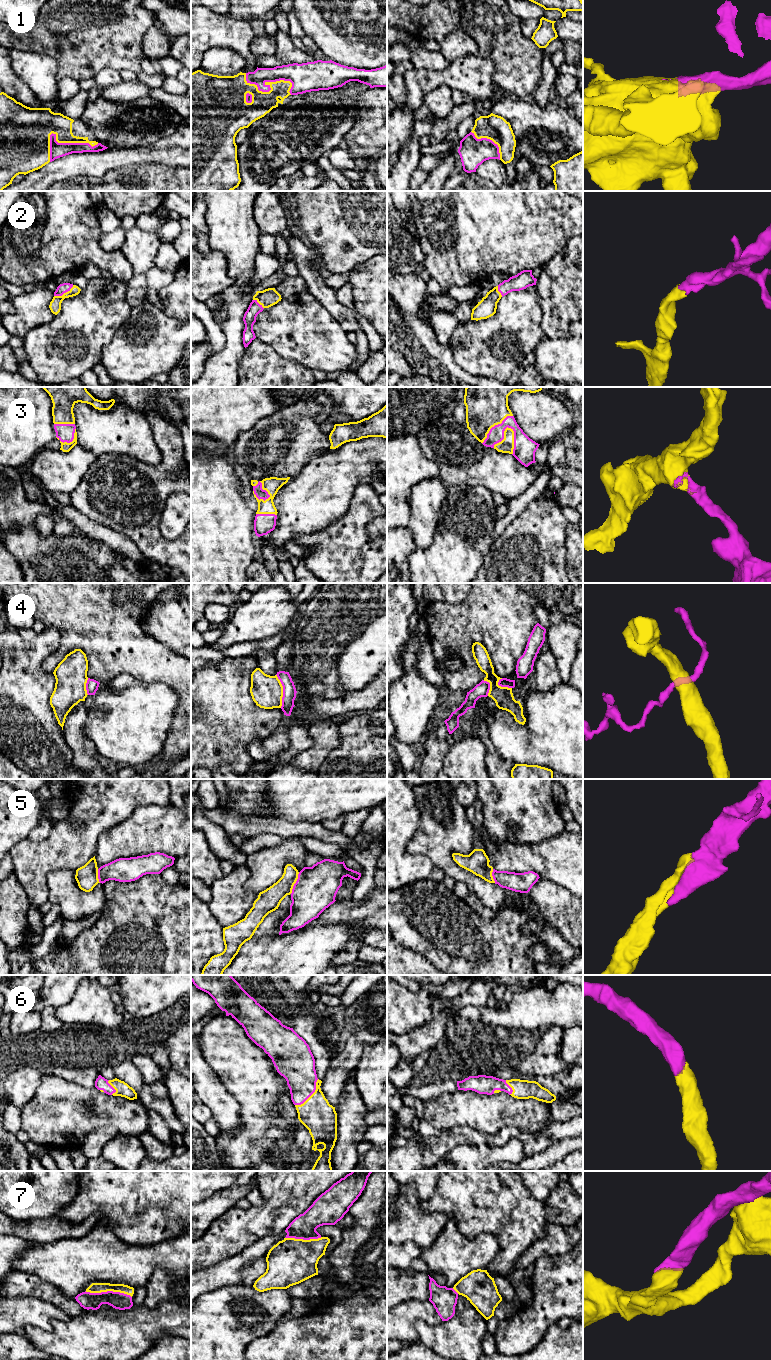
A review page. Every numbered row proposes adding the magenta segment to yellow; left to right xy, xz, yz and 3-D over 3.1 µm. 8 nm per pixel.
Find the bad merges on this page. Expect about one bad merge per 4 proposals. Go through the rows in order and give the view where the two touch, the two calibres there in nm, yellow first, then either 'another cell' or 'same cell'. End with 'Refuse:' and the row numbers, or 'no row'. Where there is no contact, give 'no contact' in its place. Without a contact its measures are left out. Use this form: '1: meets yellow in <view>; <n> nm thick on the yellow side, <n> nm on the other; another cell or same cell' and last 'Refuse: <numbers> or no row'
1: meets yellow in xz; 190 nm thick on the yellow side, 160 nm on the other; same cell
2: meets yellow in xy; 100 nm thick on the yellow side, 80 nm on the other; same cell
3: meets yellow in yz; 110 nm thick on the yellow side, 180 nm on the other; same cell
4: meets yellow in xz; 260 nm thick on the yellow side, 110 nm on the other; another cell
5: meets yellow in xz; 170 nm thick on the yellow side, 340 nm on the other; same cell
6: meets yellow in xz; 280 nm thick on the yellow side, 280 nm on the other; same cell
7: meets yellow in xy; 80 nm thick on the yellow side, 140 nm on the other; same cell
Refuse: 4

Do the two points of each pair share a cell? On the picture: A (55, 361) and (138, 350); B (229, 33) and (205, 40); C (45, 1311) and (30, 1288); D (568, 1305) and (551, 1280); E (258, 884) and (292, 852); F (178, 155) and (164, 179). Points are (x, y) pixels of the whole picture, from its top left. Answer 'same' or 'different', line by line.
A: different
B: same
C: different
D: same
E: same
F: different

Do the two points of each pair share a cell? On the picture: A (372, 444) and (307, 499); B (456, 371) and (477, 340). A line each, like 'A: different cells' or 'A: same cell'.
A: same cell
B: different cells

